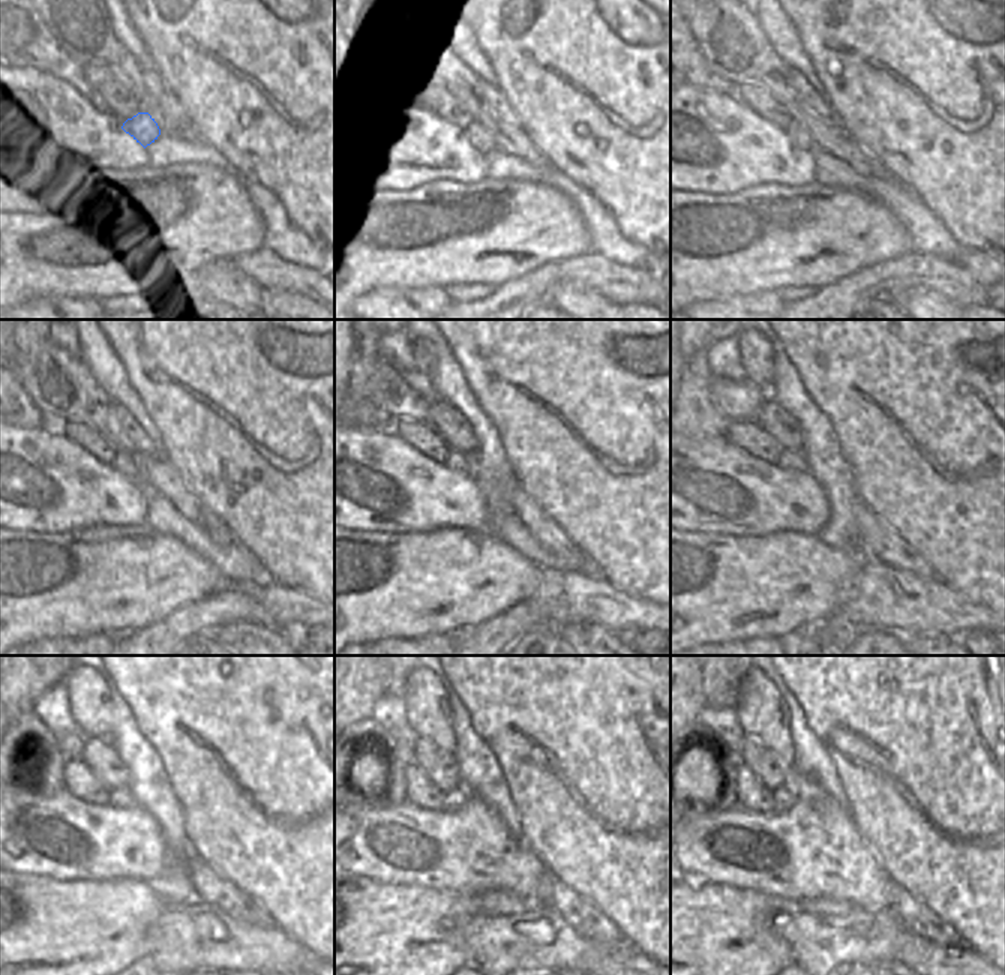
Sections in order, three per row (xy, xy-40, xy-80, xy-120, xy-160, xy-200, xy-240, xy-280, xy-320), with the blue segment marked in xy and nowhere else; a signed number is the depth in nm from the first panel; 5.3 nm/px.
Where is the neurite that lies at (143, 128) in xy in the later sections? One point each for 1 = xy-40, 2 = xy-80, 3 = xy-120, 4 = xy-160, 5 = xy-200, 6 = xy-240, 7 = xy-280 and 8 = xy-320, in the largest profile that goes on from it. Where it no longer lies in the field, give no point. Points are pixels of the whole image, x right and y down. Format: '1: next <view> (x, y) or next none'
1: next xy-40 (482, 140)
2: next xy-80 (798, 134)
3: next xy-120 (122, 462)
4: next xy-160 (456, 461)
5: next xy-200 (795, 461)
6: next xy-240 (119, 797)
7: next xy-280 (453, 800)
8: next xy-320 (783, 798)

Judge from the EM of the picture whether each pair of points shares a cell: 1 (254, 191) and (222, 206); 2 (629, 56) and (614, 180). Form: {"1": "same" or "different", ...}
{"1": "different", "2": "same"}

